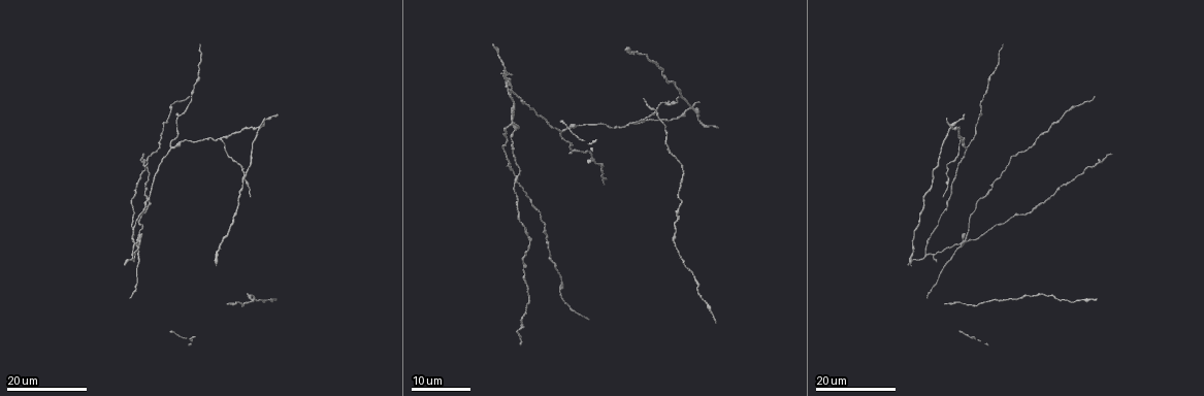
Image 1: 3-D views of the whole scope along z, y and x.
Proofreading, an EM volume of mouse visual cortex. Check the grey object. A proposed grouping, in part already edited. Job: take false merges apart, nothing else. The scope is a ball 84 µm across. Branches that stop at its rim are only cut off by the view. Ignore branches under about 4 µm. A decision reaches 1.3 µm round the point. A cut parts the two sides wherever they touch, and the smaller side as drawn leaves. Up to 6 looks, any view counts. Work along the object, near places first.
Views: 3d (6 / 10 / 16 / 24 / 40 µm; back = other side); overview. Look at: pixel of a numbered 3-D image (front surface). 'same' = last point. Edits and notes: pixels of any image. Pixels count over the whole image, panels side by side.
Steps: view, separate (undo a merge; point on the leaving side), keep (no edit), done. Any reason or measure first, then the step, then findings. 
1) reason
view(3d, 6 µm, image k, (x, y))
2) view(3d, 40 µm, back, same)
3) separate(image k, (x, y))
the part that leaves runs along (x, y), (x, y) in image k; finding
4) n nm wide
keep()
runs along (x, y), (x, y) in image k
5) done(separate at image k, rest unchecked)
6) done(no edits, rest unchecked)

four-way junction
view(3d, 16 µm, image 1, (516, 123))

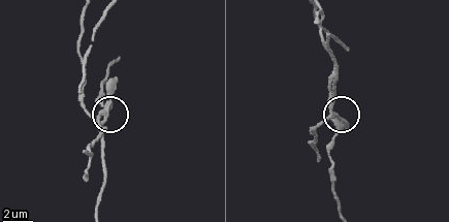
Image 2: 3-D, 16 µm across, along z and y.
view(3d, 6 µm, image 2, (103, 117))

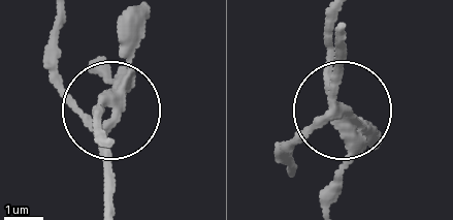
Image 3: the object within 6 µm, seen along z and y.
keep()
runs along (336, 11), (343, 186) in image 3; one neuron here

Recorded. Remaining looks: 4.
arms part here
view(3d, 24 µm, image 1, (133, 254))

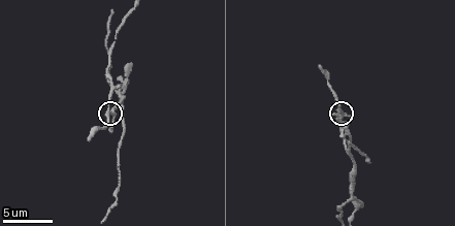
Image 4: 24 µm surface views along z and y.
view(3d, 6 µm, image 4, (106, 116))

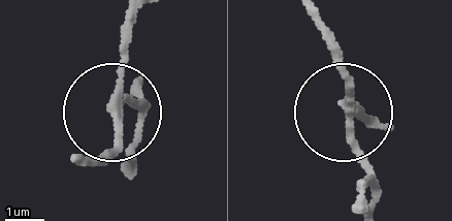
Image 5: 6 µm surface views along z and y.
side arm 7 µm
keep()
runs along (359, 120), (347, 109), (333, 43) in image 5; one neuron here

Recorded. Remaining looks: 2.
a fork
view(3d, 24 µm, image 1, (966, 148))

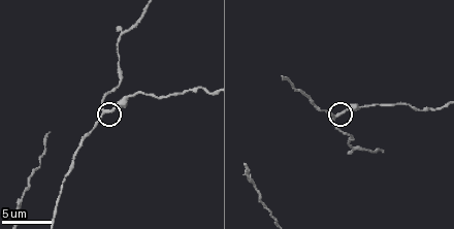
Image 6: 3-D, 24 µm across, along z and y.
view(3d, 6 µm, image 6, (335, 115))

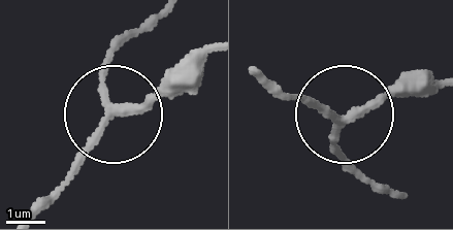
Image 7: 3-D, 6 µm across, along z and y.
keep()
runs along (203, 47), (118, 109), (104, 87), (115, 41) in image 7; continuous, no second neuron

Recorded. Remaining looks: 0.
done(no edits, rest unchecked)

